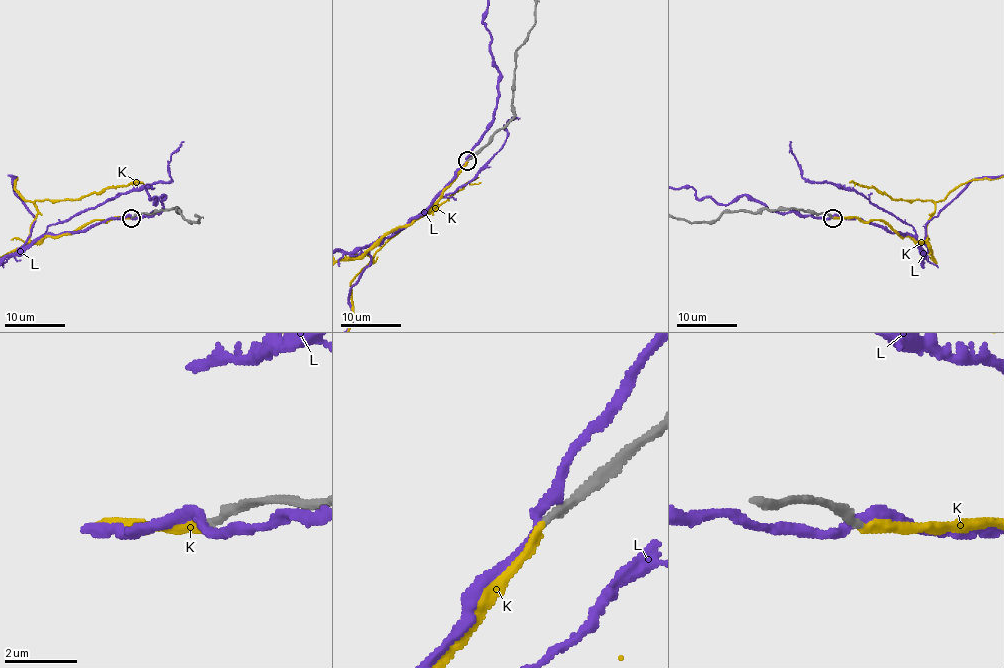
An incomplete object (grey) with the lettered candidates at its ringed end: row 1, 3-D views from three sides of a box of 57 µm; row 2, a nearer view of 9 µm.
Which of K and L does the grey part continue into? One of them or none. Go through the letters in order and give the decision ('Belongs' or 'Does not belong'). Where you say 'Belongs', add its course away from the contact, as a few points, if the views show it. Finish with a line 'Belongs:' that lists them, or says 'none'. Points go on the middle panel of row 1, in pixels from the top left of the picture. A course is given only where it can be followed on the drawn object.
K: Belongs
L: Does not belong
Belongs: K

